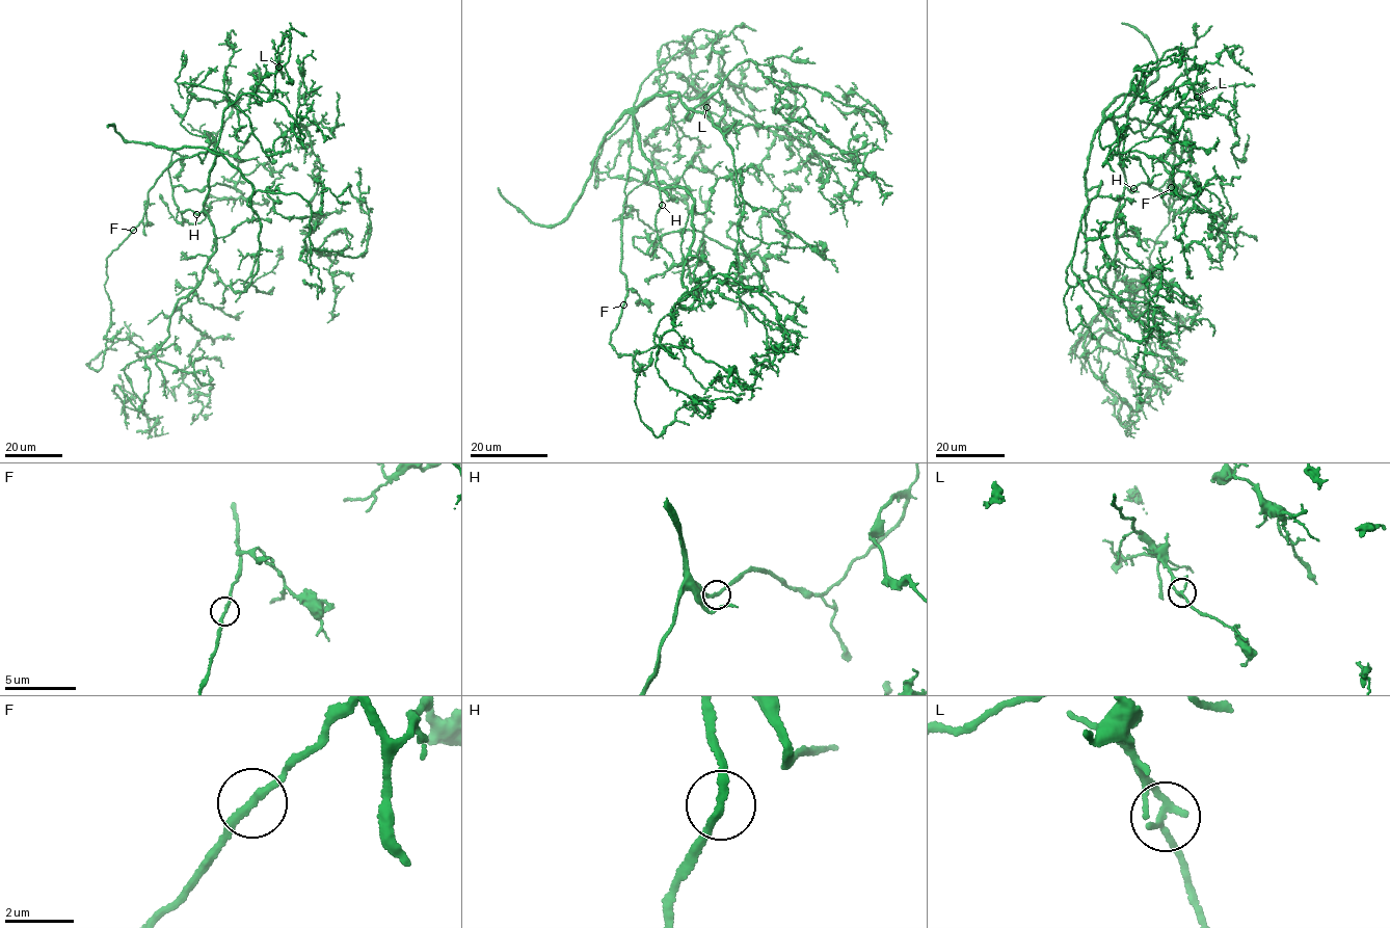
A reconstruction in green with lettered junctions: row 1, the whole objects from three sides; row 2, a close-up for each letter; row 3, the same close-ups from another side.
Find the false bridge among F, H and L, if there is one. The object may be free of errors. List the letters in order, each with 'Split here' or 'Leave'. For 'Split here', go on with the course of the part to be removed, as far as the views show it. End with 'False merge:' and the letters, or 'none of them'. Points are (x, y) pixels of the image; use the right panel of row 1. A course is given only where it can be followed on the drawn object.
F: Leave
H: Leave
L: Leave
False merge: none of them

